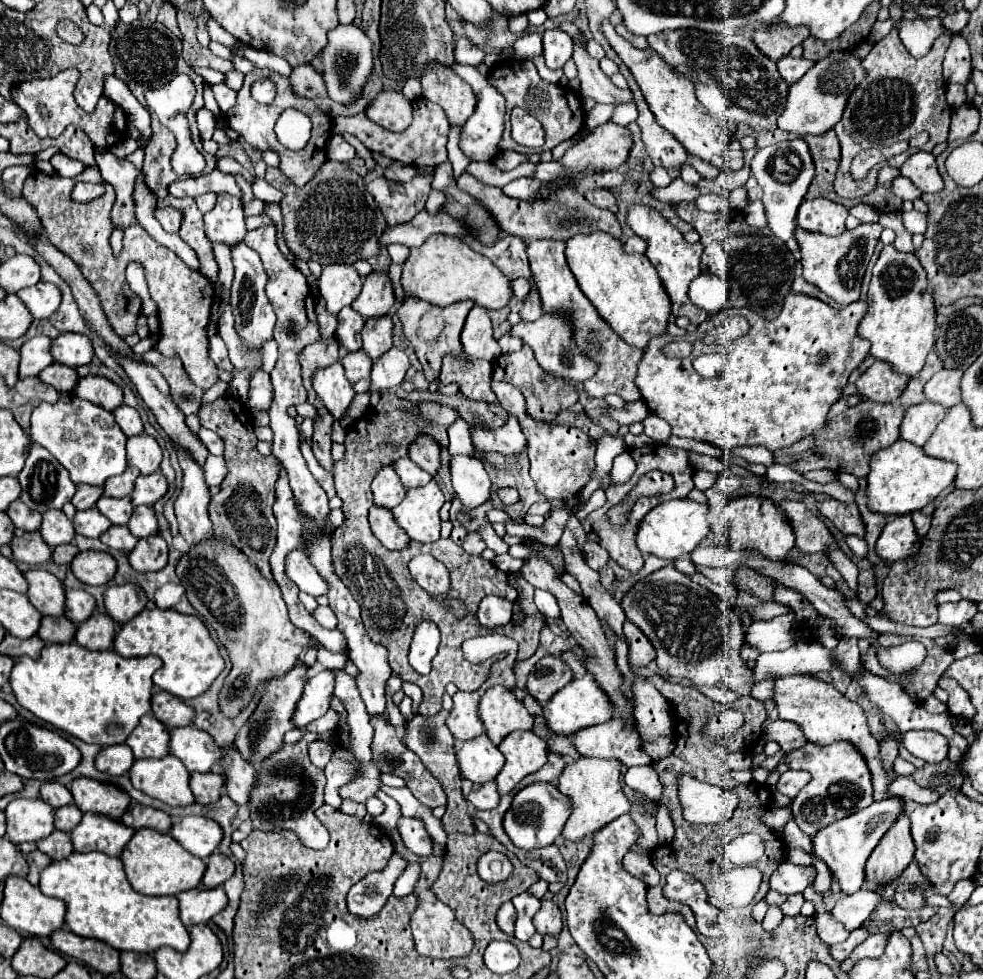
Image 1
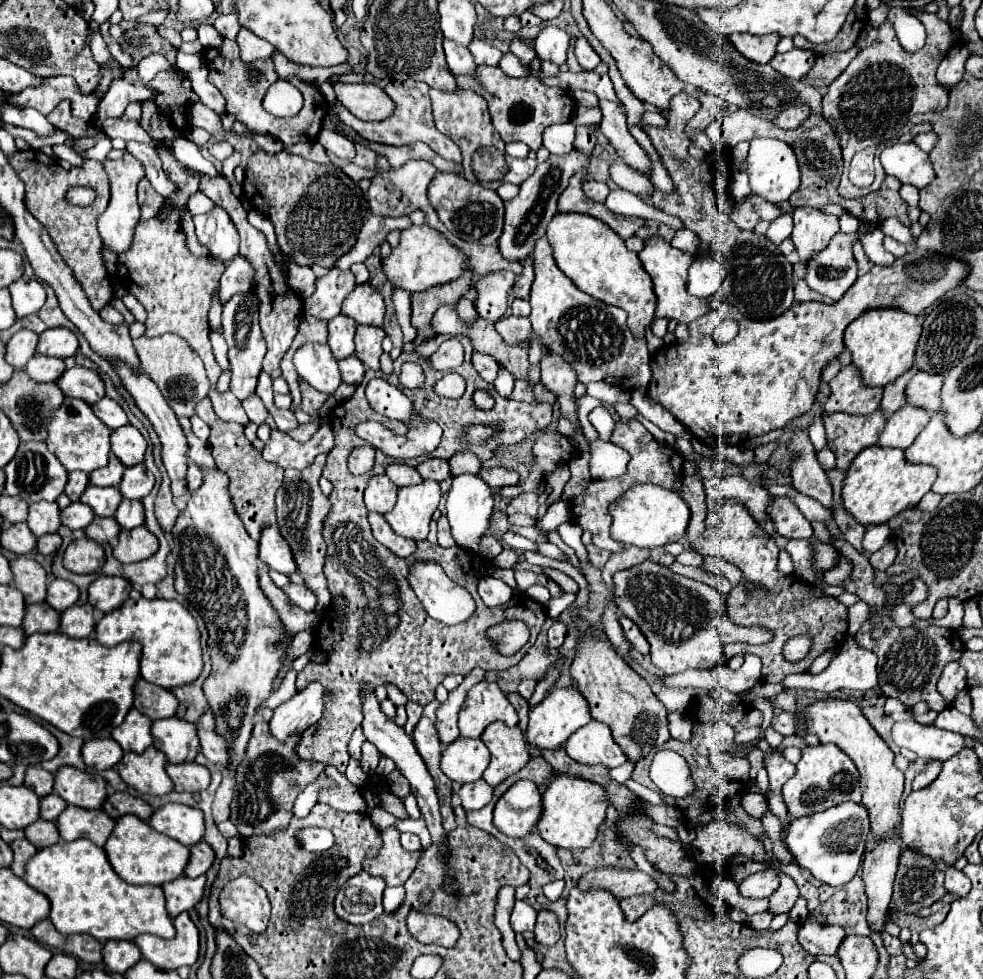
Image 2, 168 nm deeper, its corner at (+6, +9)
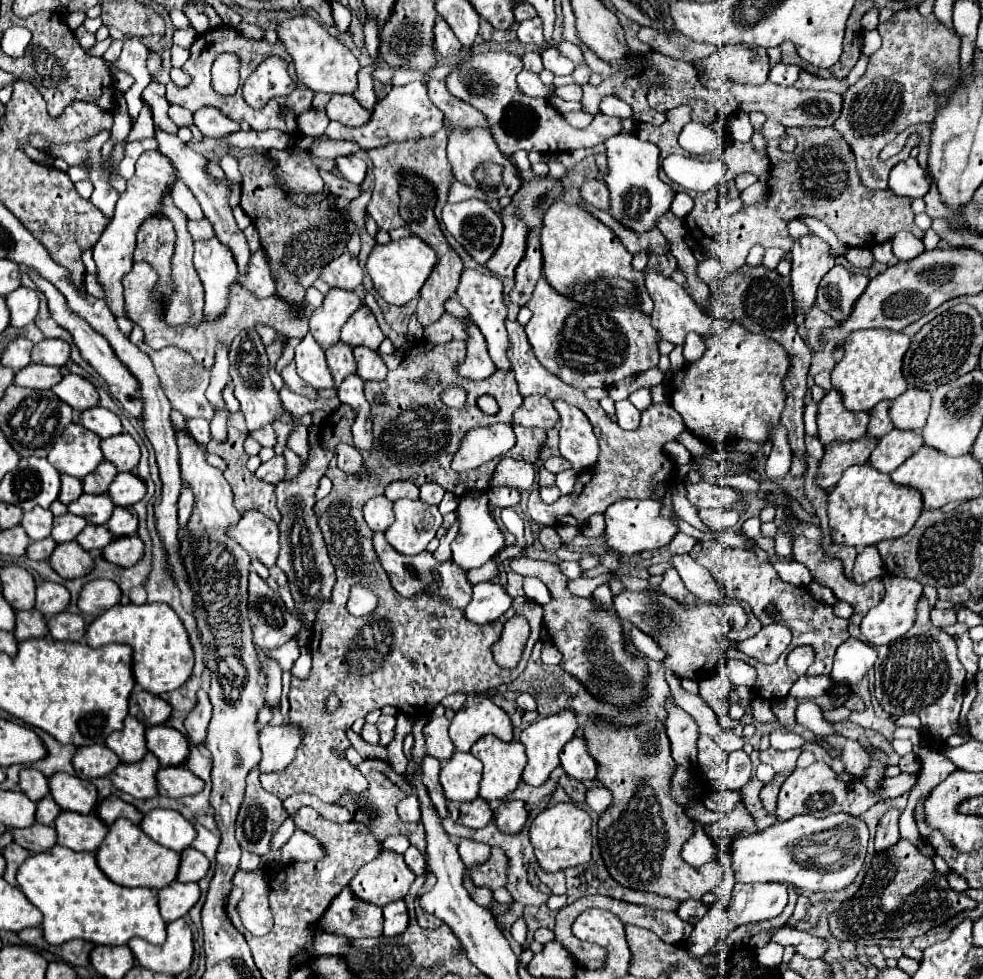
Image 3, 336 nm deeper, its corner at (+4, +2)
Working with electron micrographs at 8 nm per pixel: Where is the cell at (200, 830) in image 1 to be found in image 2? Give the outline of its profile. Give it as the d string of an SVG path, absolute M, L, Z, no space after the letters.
M165 804L153 812L149 818L149 826L183 846L191 848L195 842L201 842L205 826L203 812L199 808L191 808L185 804Z

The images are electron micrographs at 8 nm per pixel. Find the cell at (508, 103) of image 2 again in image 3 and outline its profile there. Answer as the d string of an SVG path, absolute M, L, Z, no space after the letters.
M479 53L475 55L467 65L463 65L459 71L451 73L445 83L451 95L457 99L473 105L477 111L481 111L487 117L489 131L493 139L497 141L499 149L511 157L515 151L539 151L539 153L565 153L575 149L591 149L599 143L603 143L607 137L621 131L617 117L607 117L603 113L597 113L593 123L585 129L571 127L565 117L555 111L547 99L543 97L529 97L525 95L515 77L521 69L519 57L511 53Z

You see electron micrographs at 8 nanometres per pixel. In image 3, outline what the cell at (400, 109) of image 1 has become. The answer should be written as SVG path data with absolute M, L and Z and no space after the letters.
M333 95L327 103L327 115L329 119L341 121L347 127L361 127L371 121L373 111L359 105L353 95Z

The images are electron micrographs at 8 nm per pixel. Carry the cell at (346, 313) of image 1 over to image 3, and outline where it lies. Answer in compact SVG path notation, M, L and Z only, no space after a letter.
M339 341L335 343L335 347L329 347L325 353L327 353L327 365L335 379L335 385L339 385L347 375L355 373L353 347L347 347L347 343Z

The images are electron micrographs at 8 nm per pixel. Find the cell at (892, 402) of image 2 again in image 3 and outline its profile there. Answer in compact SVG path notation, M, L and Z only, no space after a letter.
M879 403L879 407L875 407L875 411L871 411L871 421L867 427L869 435L883 437L893 429L891 417L889 417L889 407L891 407L891 403Z

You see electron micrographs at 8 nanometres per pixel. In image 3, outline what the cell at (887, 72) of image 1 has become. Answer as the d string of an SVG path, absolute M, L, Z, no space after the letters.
M917 9L895 13L887 23L879 23L877 31L883 37L883 45L869 57L867 73L847 89L841 115L833 123L855 155L861 183L871 191L887 189L891 171L891 163L885 165L877 159L879 151L907 127L935 119L935 111L947 103L947 93L933 91L935 71L953 83L959 81L953 71L959 67L961 47L961 39L945 29L935 15L923 17Z

